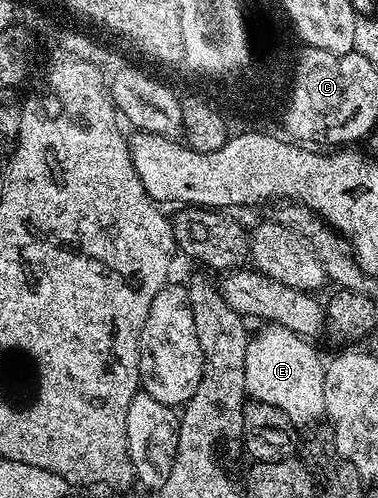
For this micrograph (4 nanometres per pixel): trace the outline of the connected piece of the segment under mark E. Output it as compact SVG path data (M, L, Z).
M269 325L262 333L254 332L249 338L245 356L245 391L252 400L271 403L284 411L325 412L325 365L321 357L312 349L310 342L297 333L287 331L281 325Z

